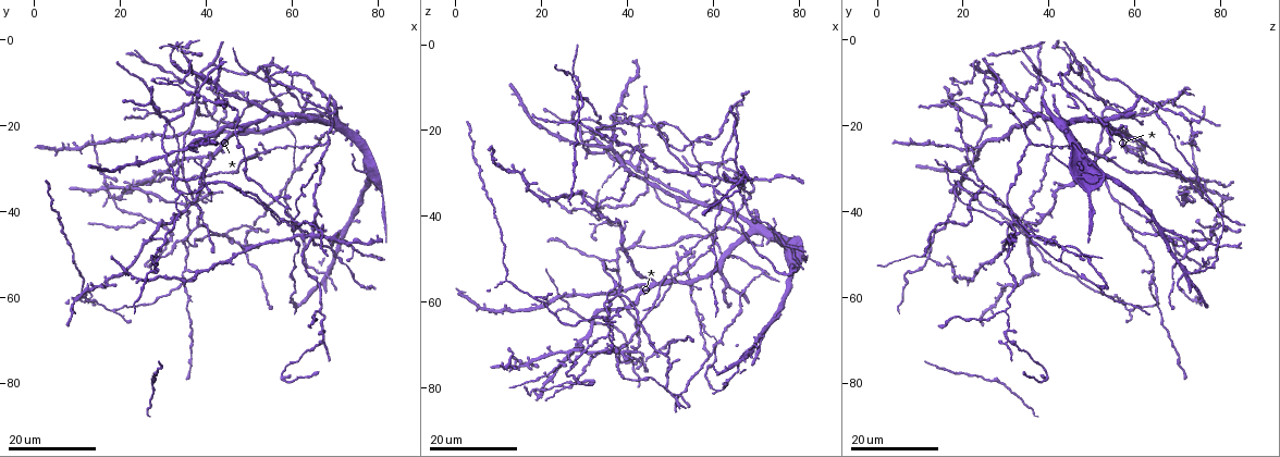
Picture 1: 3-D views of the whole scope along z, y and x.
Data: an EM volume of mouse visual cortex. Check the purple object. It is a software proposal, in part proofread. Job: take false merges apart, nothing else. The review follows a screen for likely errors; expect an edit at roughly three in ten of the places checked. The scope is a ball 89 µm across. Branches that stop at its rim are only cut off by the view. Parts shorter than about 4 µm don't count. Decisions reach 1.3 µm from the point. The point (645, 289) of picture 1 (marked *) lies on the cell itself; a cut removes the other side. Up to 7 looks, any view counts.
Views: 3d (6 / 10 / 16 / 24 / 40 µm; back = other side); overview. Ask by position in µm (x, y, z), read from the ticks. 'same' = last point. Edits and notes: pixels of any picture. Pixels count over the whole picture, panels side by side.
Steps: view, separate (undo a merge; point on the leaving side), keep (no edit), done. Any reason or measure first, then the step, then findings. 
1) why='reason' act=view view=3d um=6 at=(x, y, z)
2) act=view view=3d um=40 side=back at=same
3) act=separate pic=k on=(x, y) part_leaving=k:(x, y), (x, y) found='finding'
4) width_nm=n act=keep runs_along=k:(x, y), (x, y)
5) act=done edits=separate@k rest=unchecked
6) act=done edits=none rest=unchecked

why='two arms in line, one across' act=view view=3d um=16 at=(37.5, 11.0, 50.0)

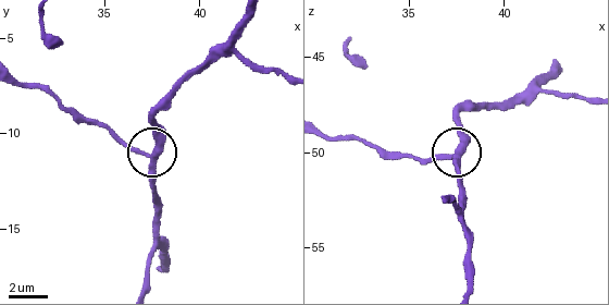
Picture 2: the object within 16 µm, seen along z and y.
why='closer look' act=view view=3d um=6 at=(37.6, 11.1, 49.9)

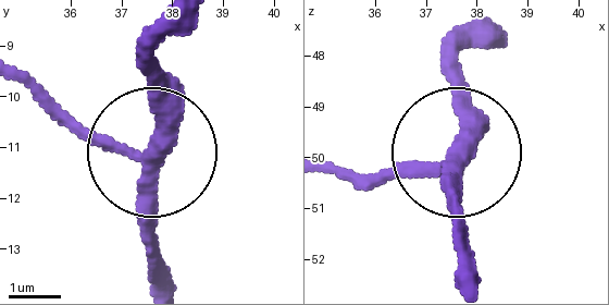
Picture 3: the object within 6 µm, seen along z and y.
act=keep runs_along=3:(458, 264), (454, 150), (328, 172) found='one cell here'

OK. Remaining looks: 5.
why='branch point' act=view view=3d um=24 at=(65.0, 41.5, 32.0)

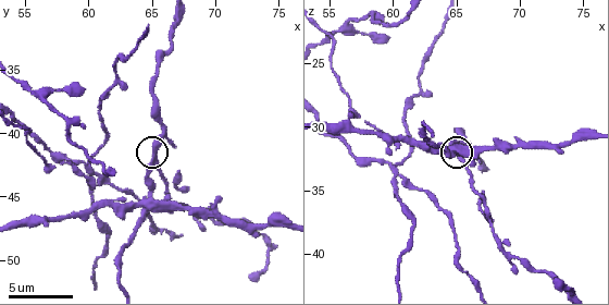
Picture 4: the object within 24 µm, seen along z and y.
act=view view=3d um=6 at=same

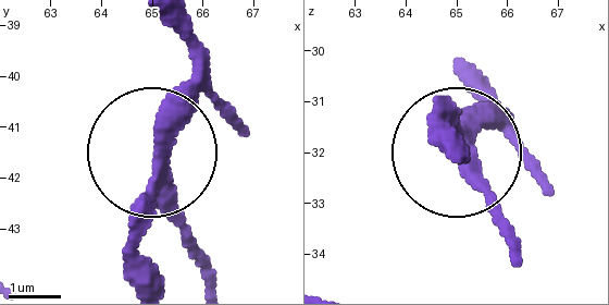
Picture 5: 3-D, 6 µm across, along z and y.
act=keep runs_along=5:(140, 275), (140, 209), (162, 166), (188, 244) found='one cell here'

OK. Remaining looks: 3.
why='branch point' act=view view=3d um=24 at=(43.5, 14.5, 17.0)

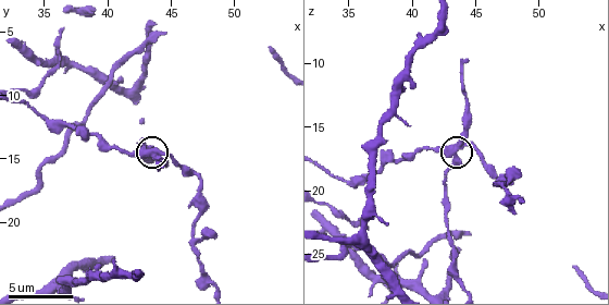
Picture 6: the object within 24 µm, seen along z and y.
act=view view=3d um=10 at=(43.4, 14.6, 16.8)

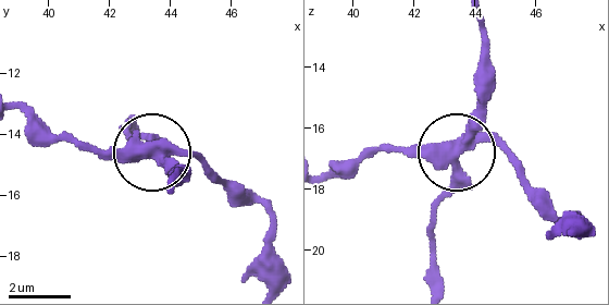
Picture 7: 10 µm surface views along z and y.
arms=3 act=keep runs_along=7:(327, 177), (389, 151), (457, 154), (432, 234) found='one cell here'

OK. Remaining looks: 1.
act=done edits=none rest=unchecked

